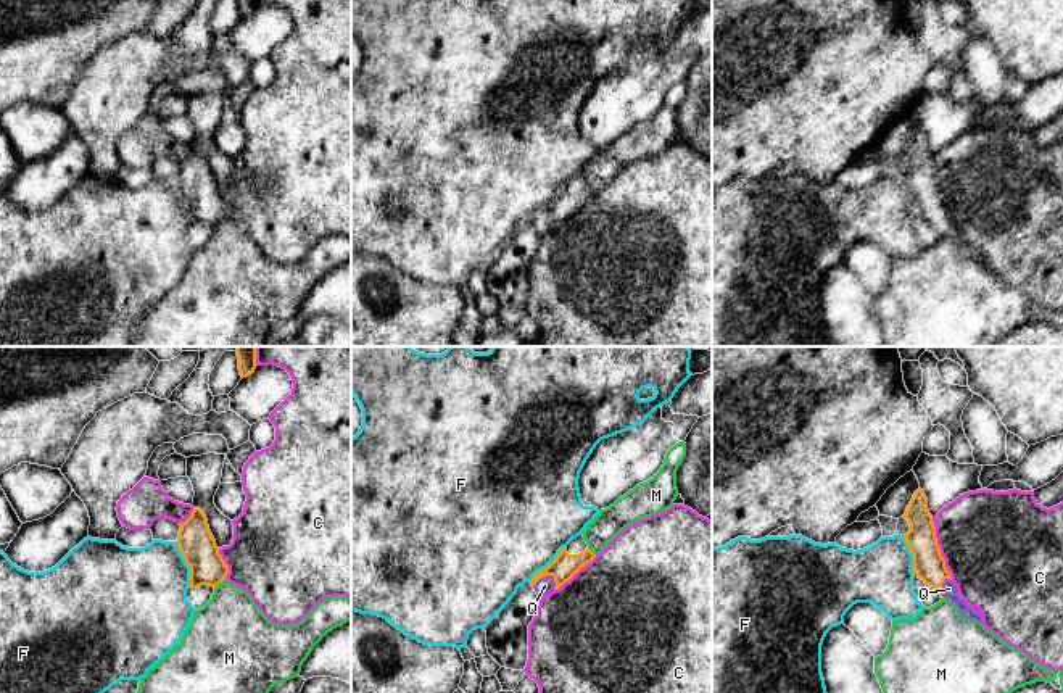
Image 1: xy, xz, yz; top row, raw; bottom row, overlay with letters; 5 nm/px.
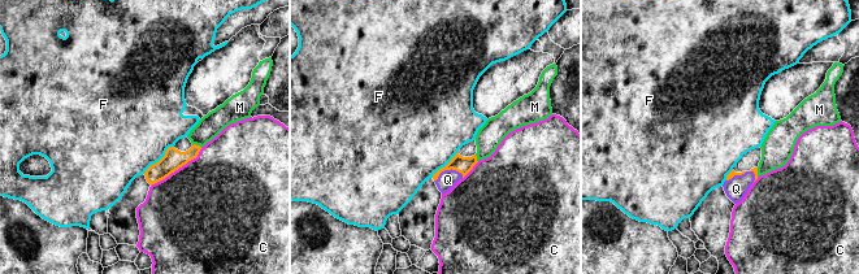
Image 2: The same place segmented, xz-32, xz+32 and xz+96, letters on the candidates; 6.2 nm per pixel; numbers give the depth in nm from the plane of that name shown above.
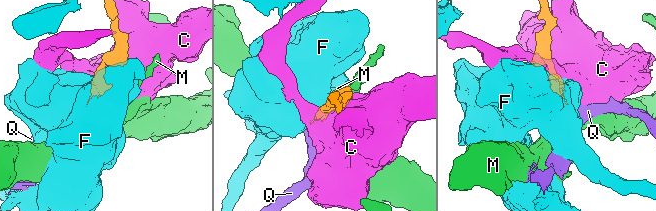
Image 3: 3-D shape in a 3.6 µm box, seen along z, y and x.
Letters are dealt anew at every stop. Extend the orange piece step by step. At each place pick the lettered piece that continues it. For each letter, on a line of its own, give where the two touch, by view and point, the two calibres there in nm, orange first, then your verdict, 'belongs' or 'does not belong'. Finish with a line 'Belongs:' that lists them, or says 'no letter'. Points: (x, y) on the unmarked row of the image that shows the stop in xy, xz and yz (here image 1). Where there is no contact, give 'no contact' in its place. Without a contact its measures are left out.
C: yz (938, 187) | 160/480 nm | does not belong
F: xy (187, 202) | 180/420 nm | does not belong
M: xy (219, 221) | 180/360 nm | does not belong
Q: xz (543, 215) | 120/90 nm | belongs
Belongs: Q

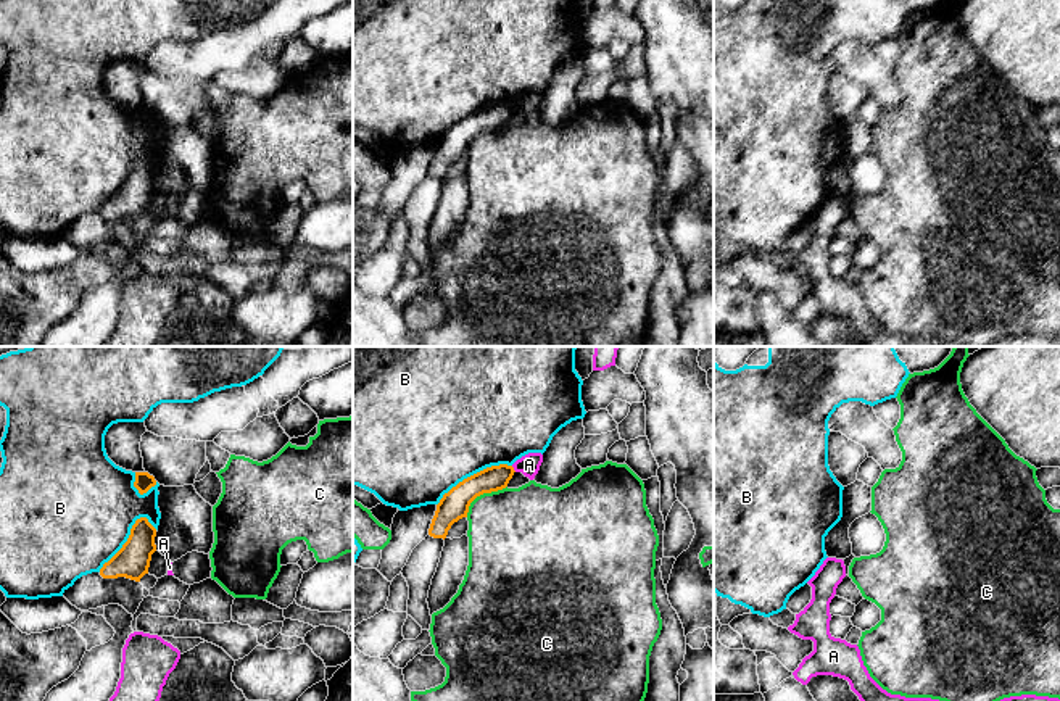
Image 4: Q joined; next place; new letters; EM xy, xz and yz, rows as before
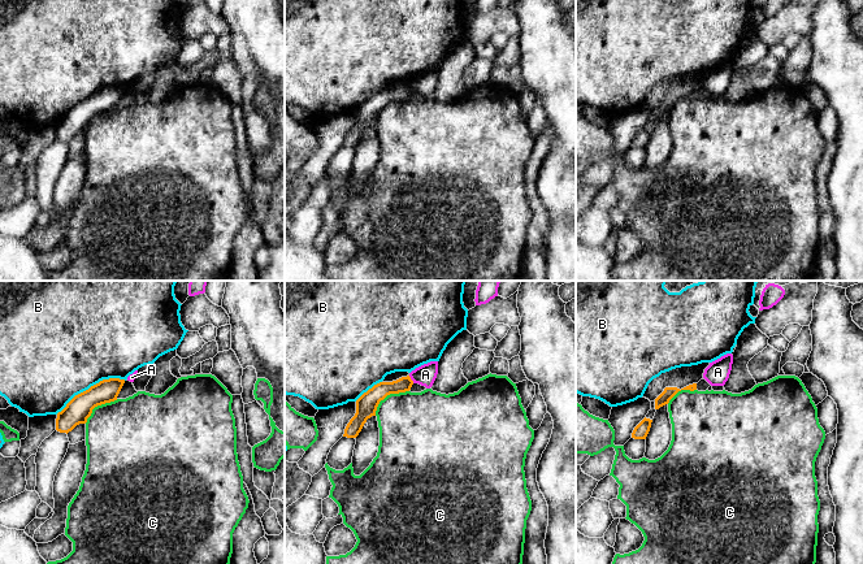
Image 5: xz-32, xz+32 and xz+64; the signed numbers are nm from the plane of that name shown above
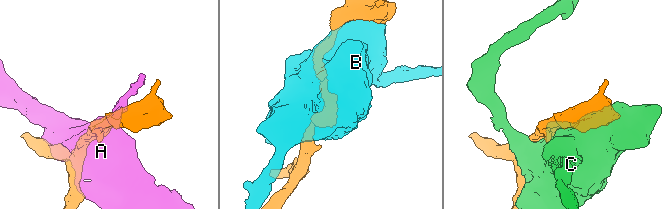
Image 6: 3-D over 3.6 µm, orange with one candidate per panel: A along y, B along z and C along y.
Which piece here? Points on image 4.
A: xz (513, 108) | 130/110 nm | does not belong
B: xz (474, 113) | 140/500 nm | does not belong
C: xz (482, 132) | 140/440 nm | does not belong
Belongs: no letter

